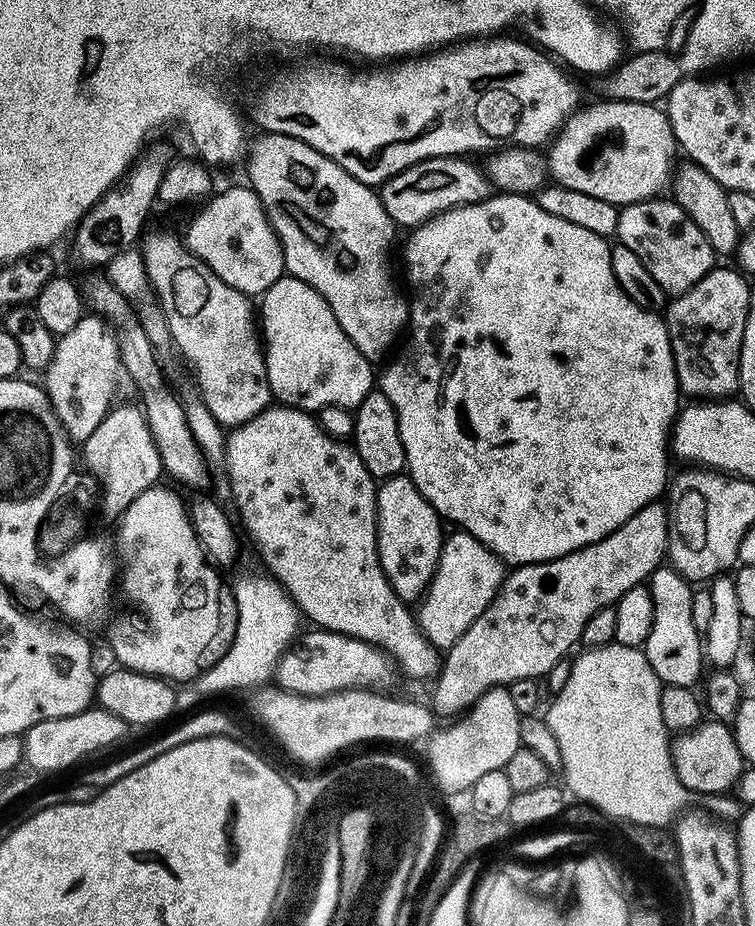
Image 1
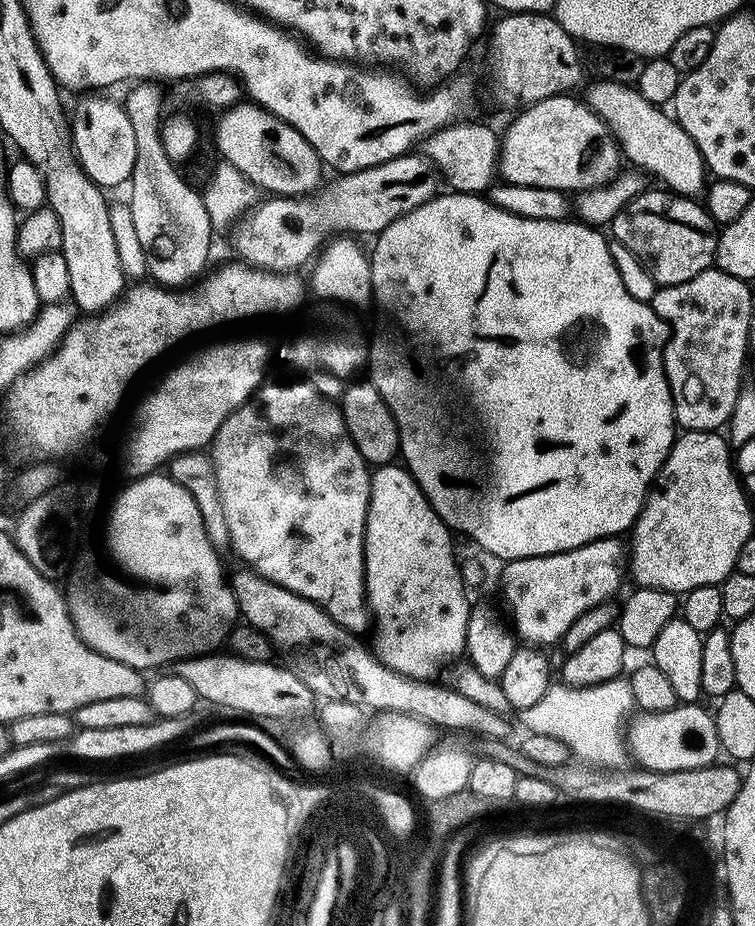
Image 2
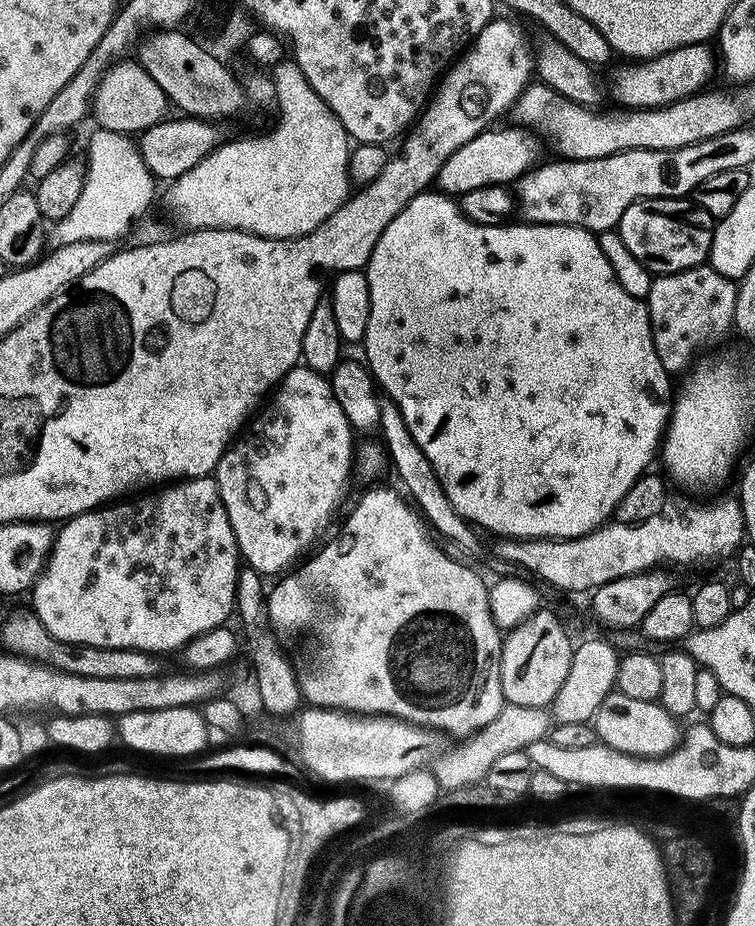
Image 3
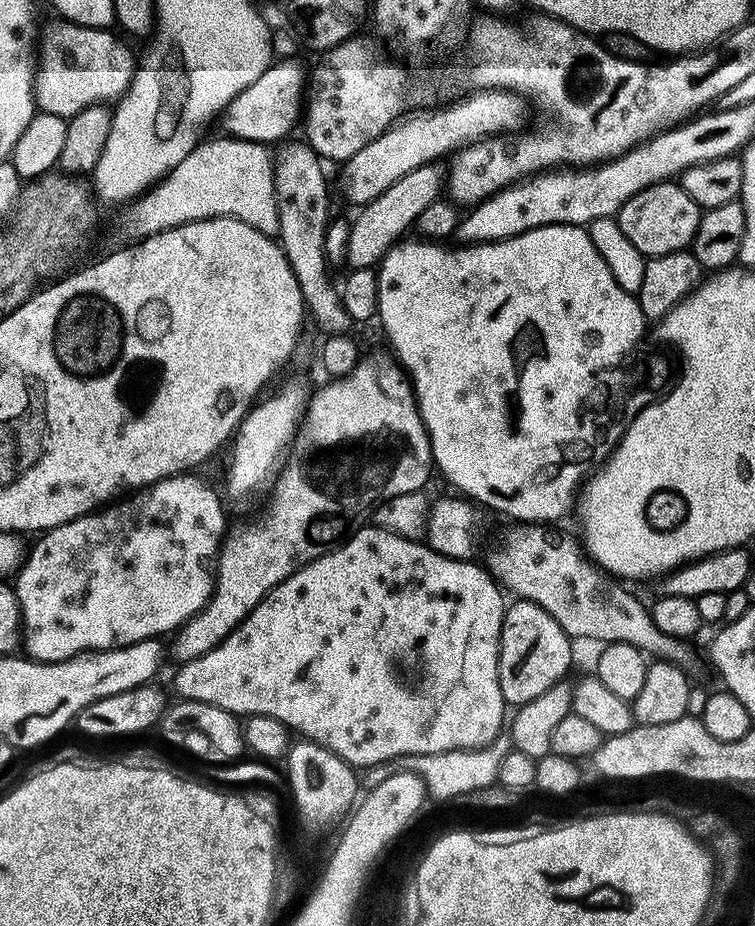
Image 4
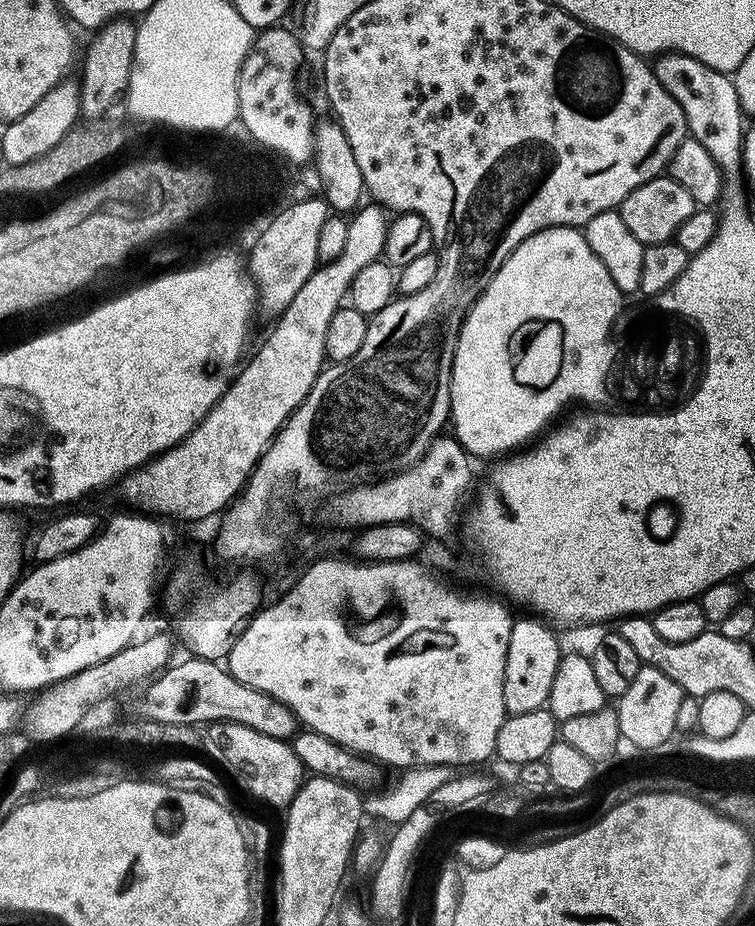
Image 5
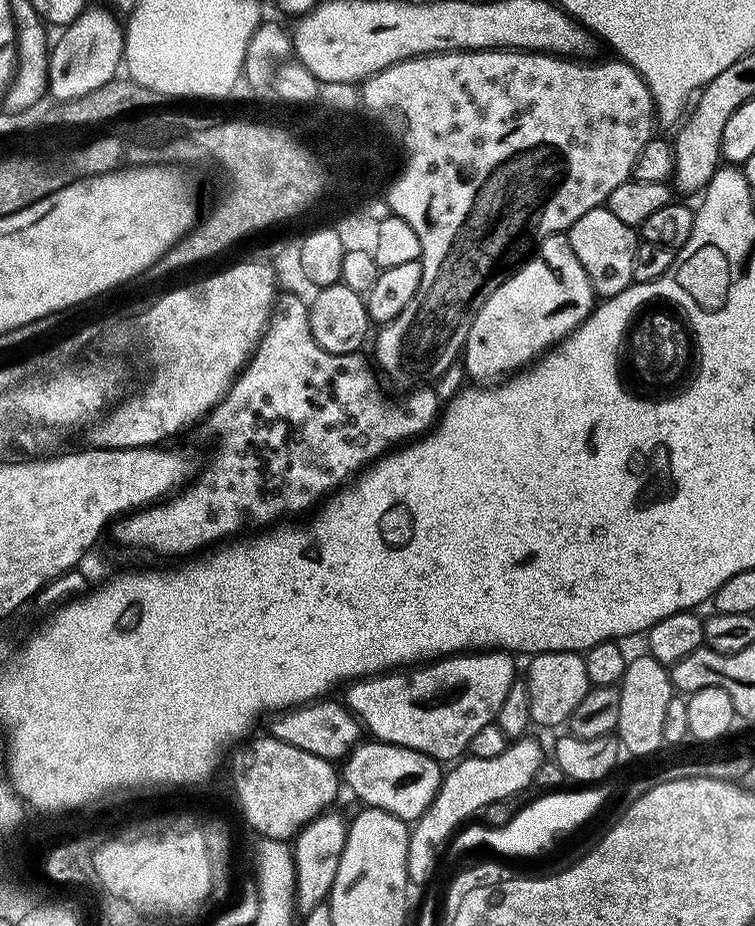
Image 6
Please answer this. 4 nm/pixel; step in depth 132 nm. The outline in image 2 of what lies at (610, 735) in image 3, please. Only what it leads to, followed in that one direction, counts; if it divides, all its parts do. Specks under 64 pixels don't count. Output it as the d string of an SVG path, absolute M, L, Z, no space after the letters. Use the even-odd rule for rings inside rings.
M680 702L665 712L640 712L626 728L626 744L631 755L632 752L636 755L636 760L640 763L637 765L650 772L673 772L706 768L717 763L722 749L716 717L709 709L707 712L700 707L699 703Z

